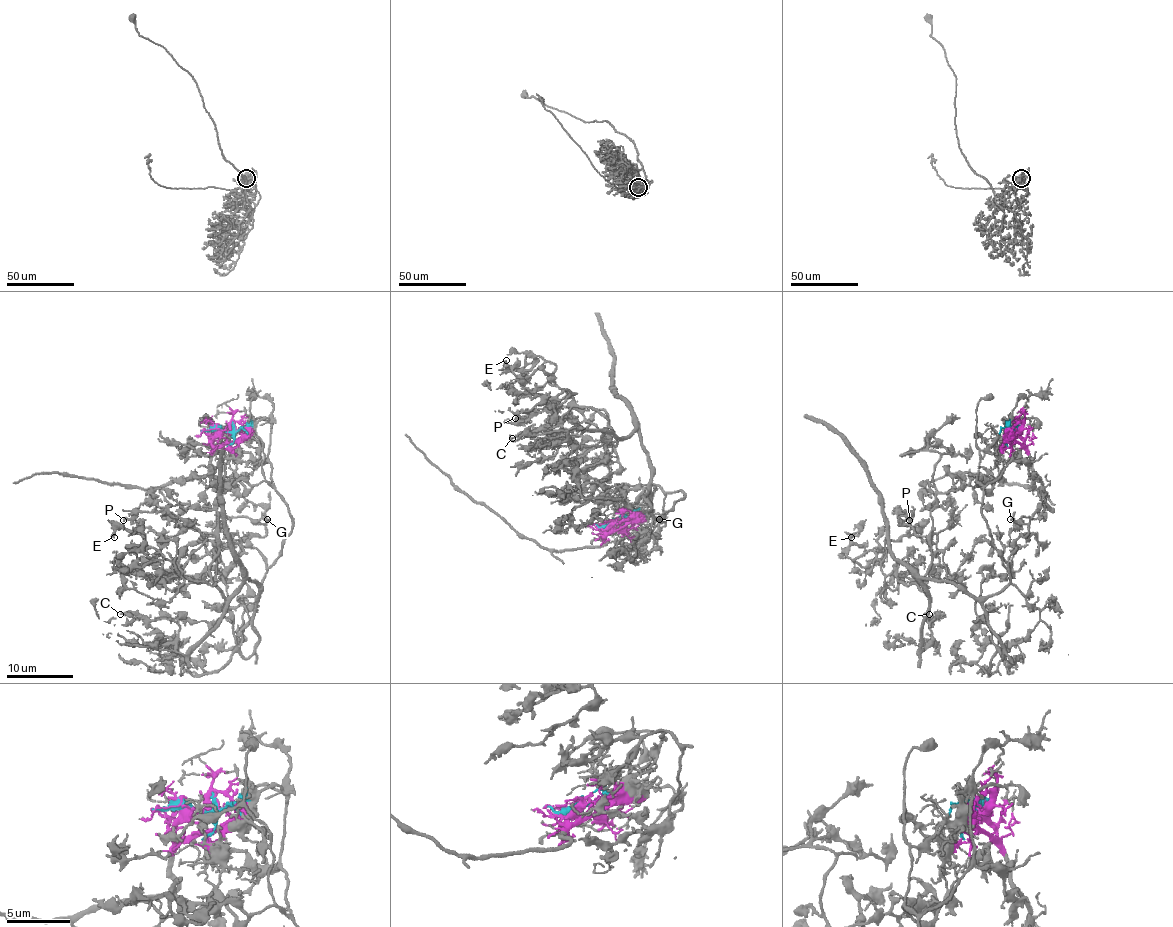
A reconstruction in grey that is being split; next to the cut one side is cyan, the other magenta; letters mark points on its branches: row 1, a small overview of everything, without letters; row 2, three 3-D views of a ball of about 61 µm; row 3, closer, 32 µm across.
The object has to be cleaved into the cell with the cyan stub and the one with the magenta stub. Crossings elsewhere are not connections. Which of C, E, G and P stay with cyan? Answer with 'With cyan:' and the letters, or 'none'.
With cyan: C, E, G, P

